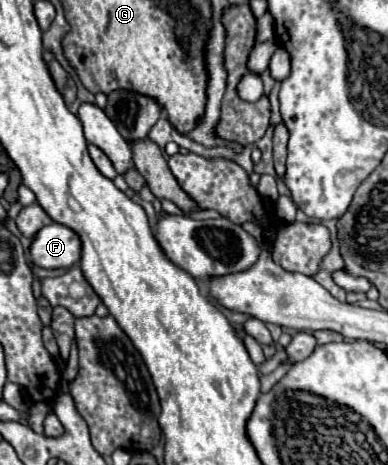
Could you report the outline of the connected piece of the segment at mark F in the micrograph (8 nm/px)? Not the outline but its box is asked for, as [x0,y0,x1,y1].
[31,224,81,270]

